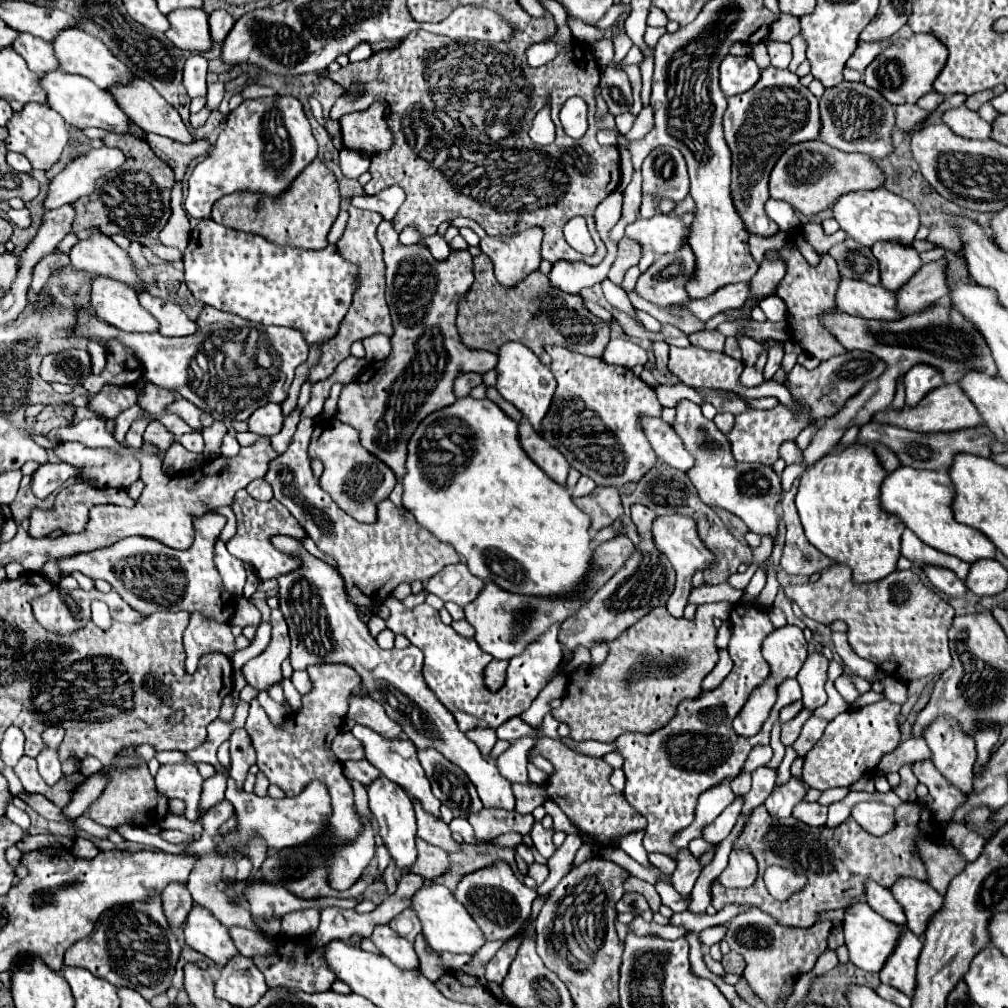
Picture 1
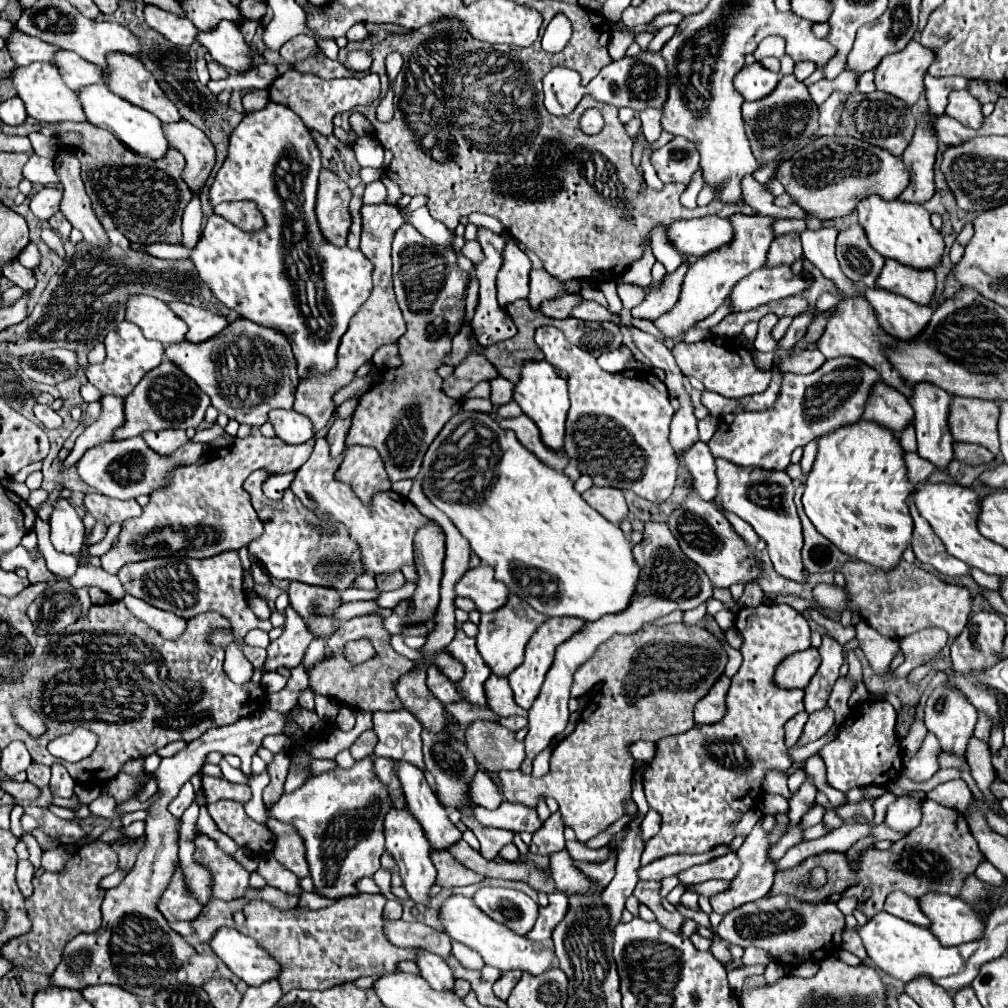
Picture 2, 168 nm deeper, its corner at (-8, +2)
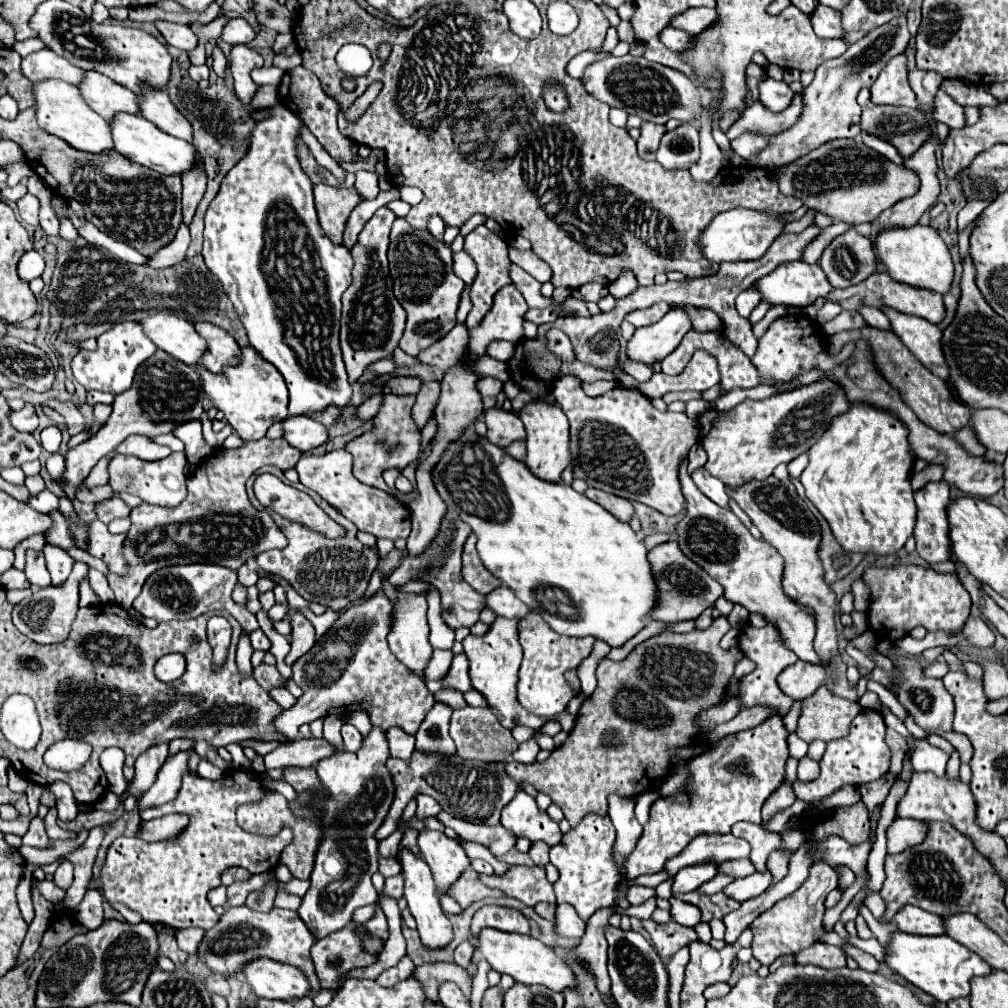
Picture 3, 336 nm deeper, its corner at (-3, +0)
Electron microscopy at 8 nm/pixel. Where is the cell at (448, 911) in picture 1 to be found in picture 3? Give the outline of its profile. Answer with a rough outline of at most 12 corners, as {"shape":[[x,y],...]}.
{"shape":[[484,927],[474,951],[498,973],[552,991],[576,979],[542,941]]}

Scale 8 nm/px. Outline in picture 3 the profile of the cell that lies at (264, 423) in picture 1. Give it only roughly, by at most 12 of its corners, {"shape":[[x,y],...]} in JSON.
{"shape":[[304,415],[284,419],[284,439],[304,453],[328,441],[328,429]]}

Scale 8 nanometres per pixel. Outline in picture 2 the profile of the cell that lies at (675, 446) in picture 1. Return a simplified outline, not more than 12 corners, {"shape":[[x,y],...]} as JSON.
{"shape":[[695,443],[679,459],[705,501],[717,497],[715,459],[707,443]]}

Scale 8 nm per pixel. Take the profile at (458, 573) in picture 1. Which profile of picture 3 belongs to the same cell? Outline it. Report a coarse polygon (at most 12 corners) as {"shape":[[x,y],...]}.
{"shape":[[504,585],[486,593],[486,607],[524,619],[528,607]]}

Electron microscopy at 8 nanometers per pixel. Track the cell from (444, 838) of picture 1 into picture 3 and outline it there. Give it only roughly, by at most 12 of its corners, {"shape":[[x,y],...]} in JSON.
{"shape":[[512,865],[504,875],[478,875],[488,887],[534,907],[554,903],[538,865]]}

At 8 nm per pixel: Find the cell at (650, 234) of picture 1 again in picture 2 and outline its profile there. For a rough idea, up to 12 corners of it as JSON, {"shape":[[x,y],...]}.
{"shape":[[715,215],[675,221],[677,249],[703,257],[733,241],[731,221]]}

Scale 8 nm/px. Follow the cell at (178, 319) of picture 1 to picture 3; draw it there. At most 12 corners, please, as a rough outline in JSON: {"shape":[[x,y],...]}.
{"shape":[[194,323],[208,349],[202,365],[220,373],[238,363],[240,347],[212,323]]}

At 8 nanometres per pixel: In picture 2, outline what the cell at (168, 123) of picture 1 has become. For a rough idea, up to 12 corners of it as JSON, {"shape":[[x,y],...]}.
{"shape":[[189,121],[165,125],[185,157],[183,181],[199,195],[215,165],[215,147]]}

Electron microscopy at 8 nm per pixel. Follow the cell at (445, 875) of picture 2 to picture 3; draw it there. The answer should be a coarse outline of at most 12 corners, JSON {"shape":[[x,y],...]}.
{"shape":[[466,869],[448,895],[466,909],[484,897],[502,897],[478,881],[474,869]]}

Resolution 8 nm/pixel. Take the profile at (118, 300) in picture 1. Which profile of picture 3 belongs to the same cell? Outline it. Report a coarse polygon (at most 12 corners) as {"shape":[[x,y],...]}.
{"shape":[[154,313],[138,323],[158,349],[200,363],[206,343],[186,319]]}

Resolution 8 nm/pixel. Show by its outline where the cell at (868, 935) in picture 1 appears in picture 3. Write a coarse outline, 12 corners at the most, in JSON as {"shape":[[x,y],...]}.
{"shape":[[890,935],[894,973],[950,1001],[992,967],[948,935]]}

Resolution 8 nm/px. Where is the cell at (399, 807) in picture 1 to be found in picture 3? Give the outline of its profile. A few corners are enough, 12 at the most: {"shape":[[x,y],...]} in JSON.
{"shape":[[408,847],[404,897],[426,947],[452,939],[430,867]]}

